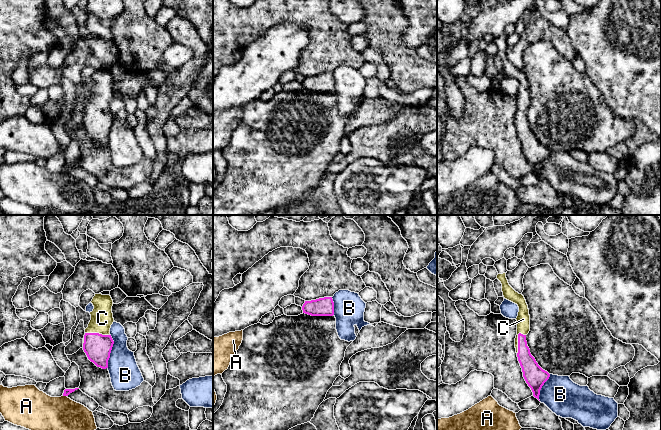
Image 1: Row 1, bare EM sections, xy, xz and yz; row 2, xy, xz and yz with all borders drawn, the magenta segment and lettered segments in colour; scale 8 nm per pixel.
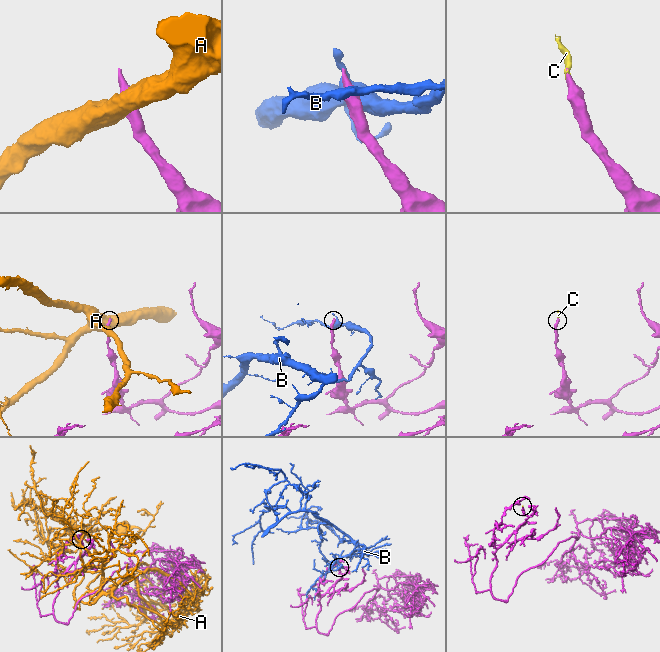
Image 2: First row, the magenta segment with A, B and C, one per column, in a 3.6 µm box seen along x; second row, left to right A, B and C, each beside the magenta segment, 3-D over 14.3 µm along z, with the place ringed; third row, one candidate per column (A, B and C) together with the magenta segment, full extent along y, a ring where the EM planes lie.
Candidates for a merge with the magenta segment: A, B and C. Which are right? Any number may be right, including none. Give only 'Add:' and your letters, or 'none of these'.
Add: C

